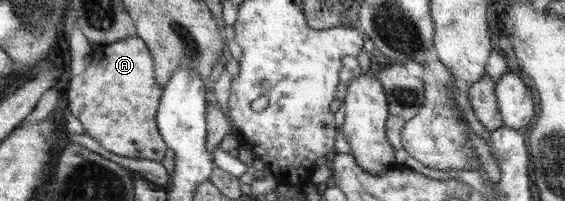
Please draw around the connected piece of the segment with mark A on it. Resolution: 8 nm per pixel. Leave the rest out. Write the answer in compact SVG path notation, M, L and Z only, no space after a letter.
M130 37L111 45L97 45L93 48L90 64L80 75L70 76L66 101L68 110L80 121L85 135L91 135L108 151L132 157L132 159L150 159L162 161L168 145L157 128L157 110L160 108L161 95L164 91L156 80L156 62L150 49L141 38Z

